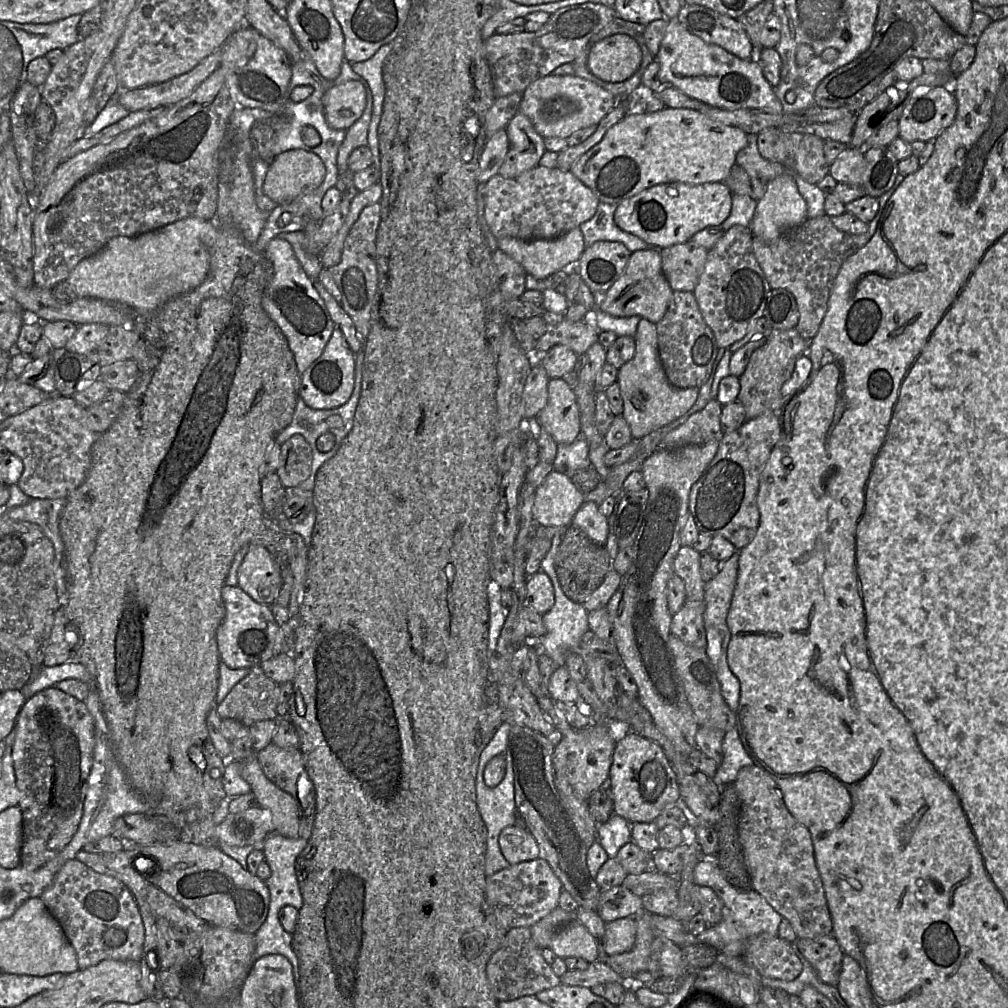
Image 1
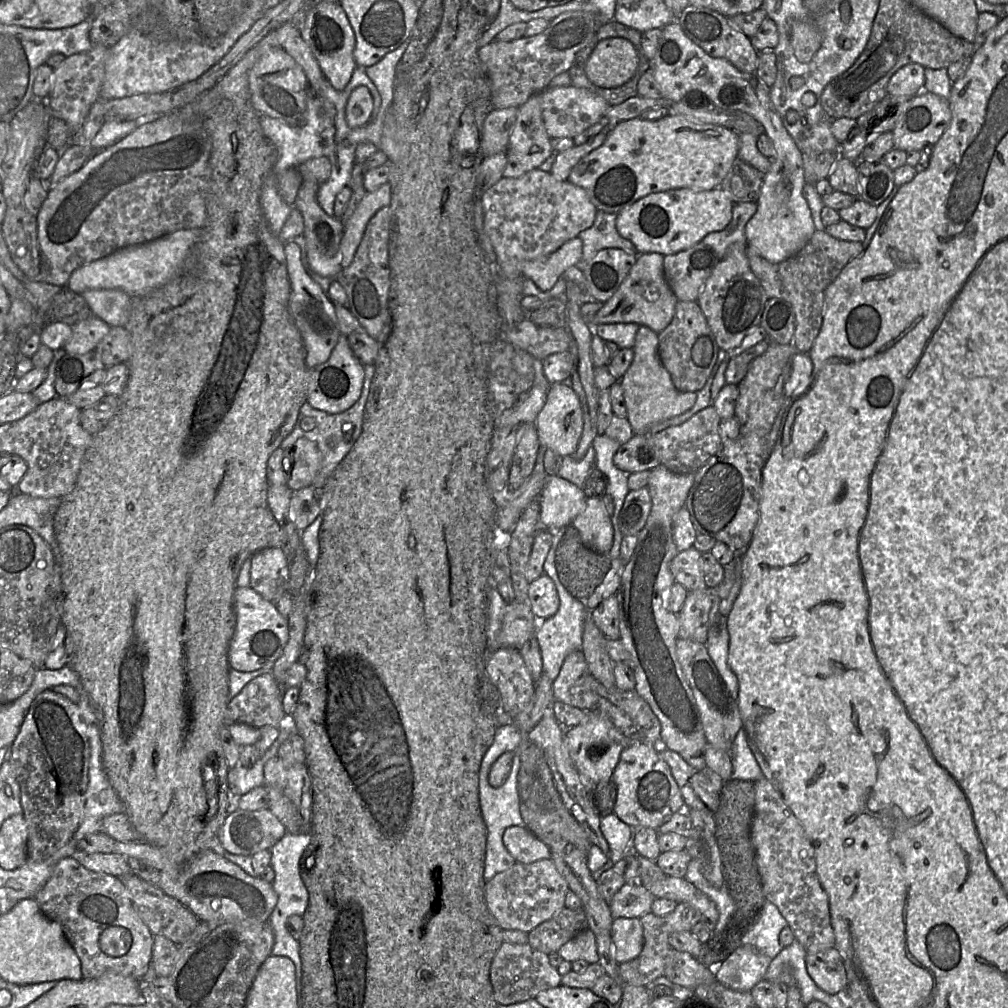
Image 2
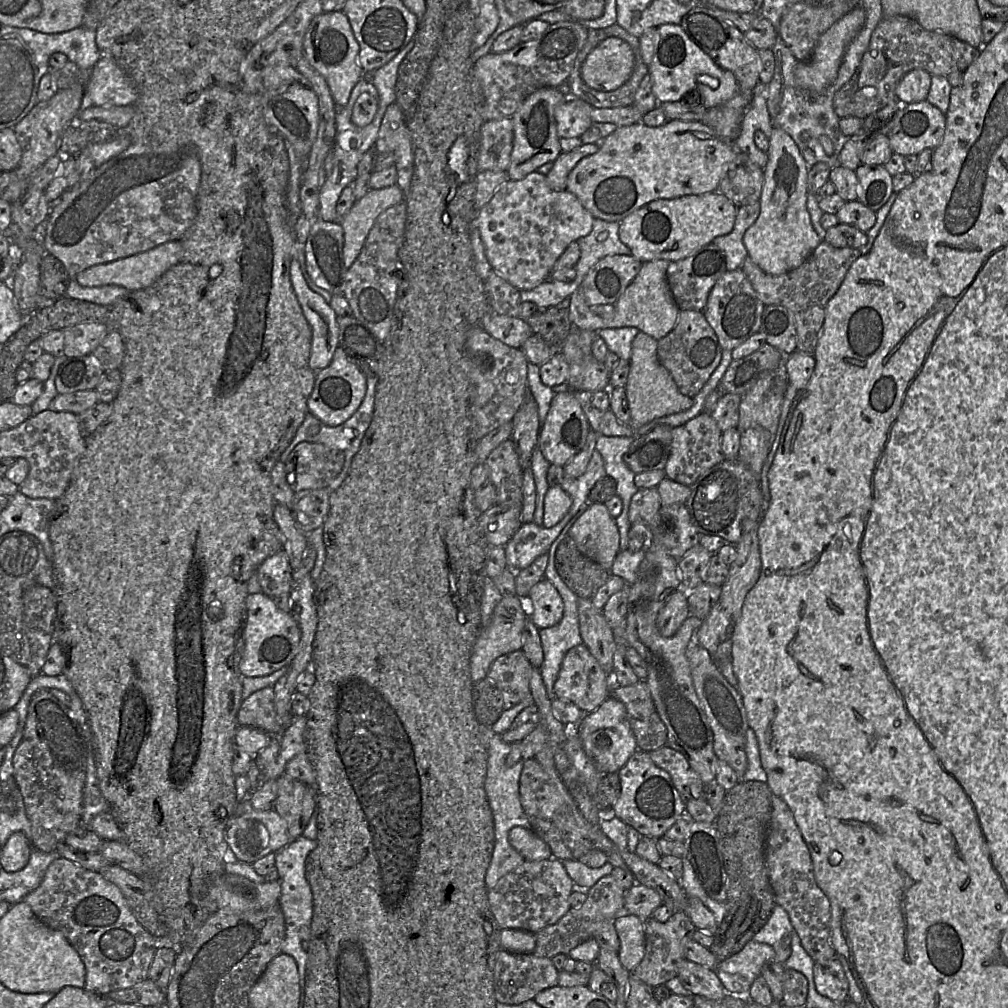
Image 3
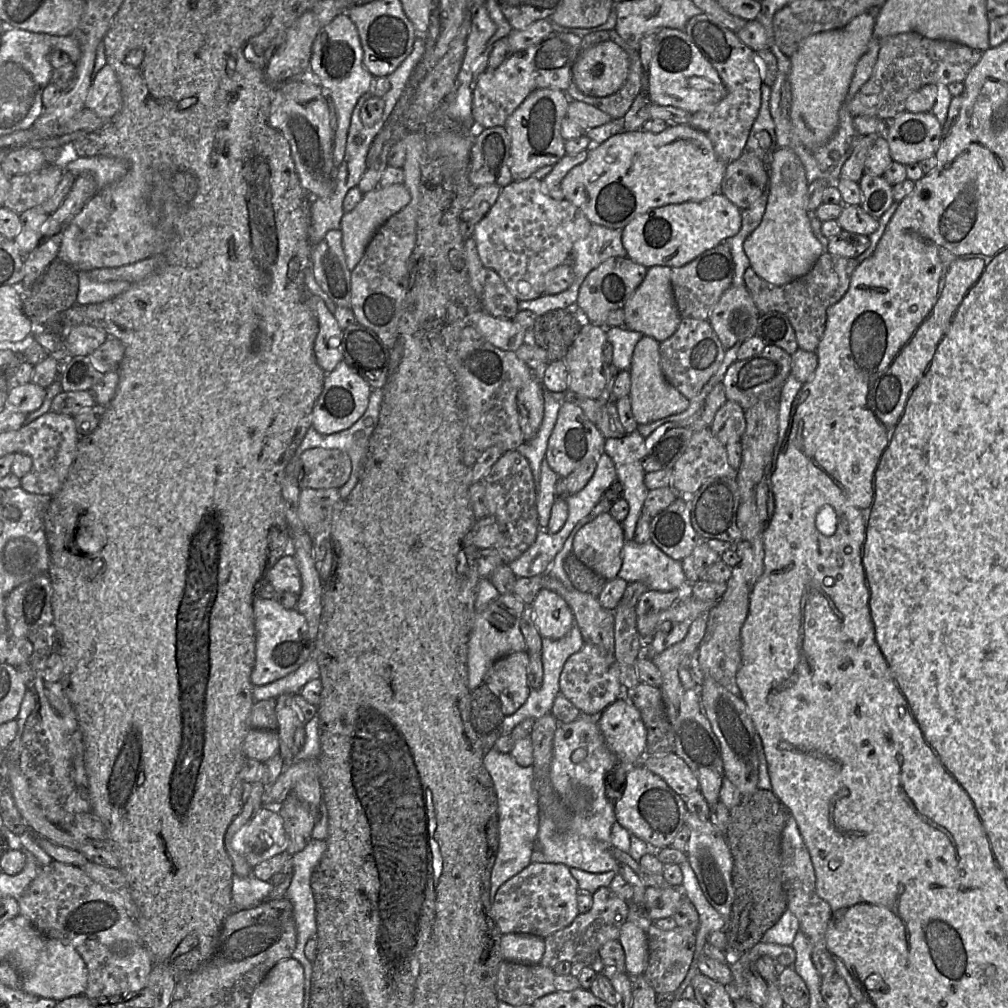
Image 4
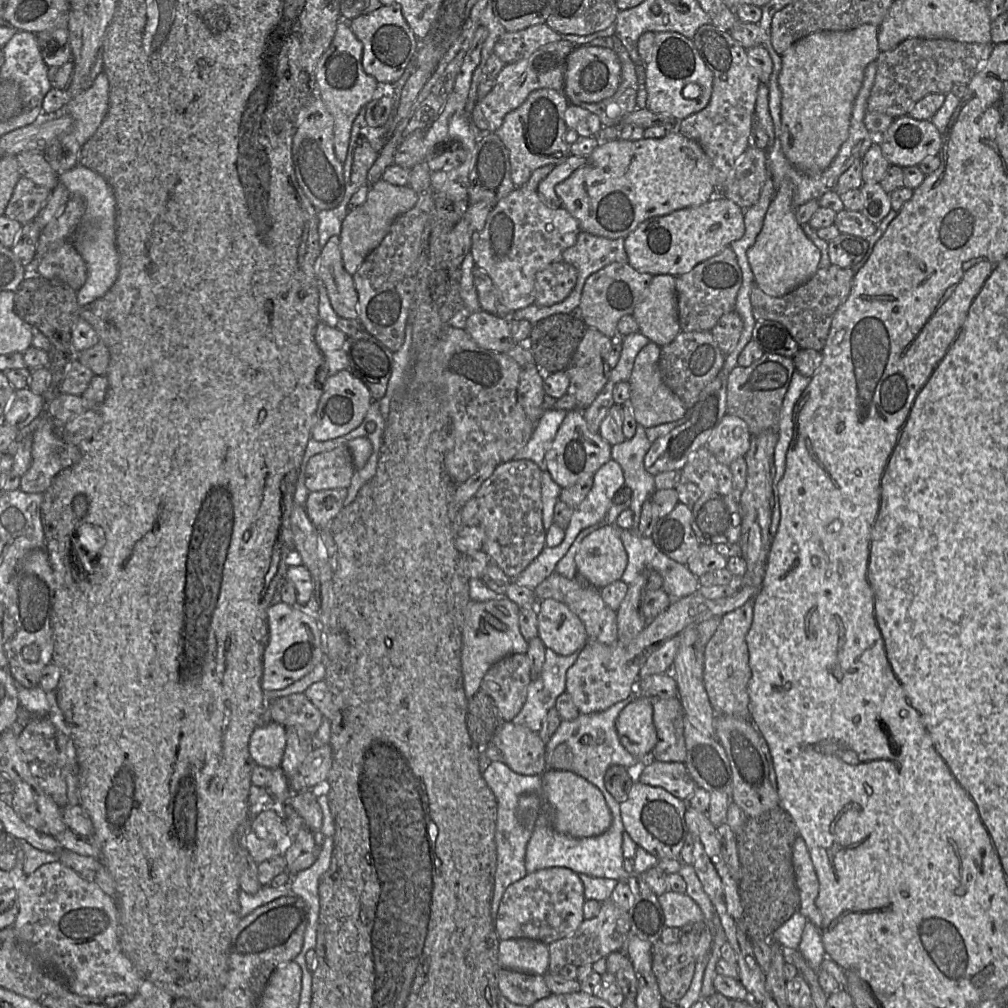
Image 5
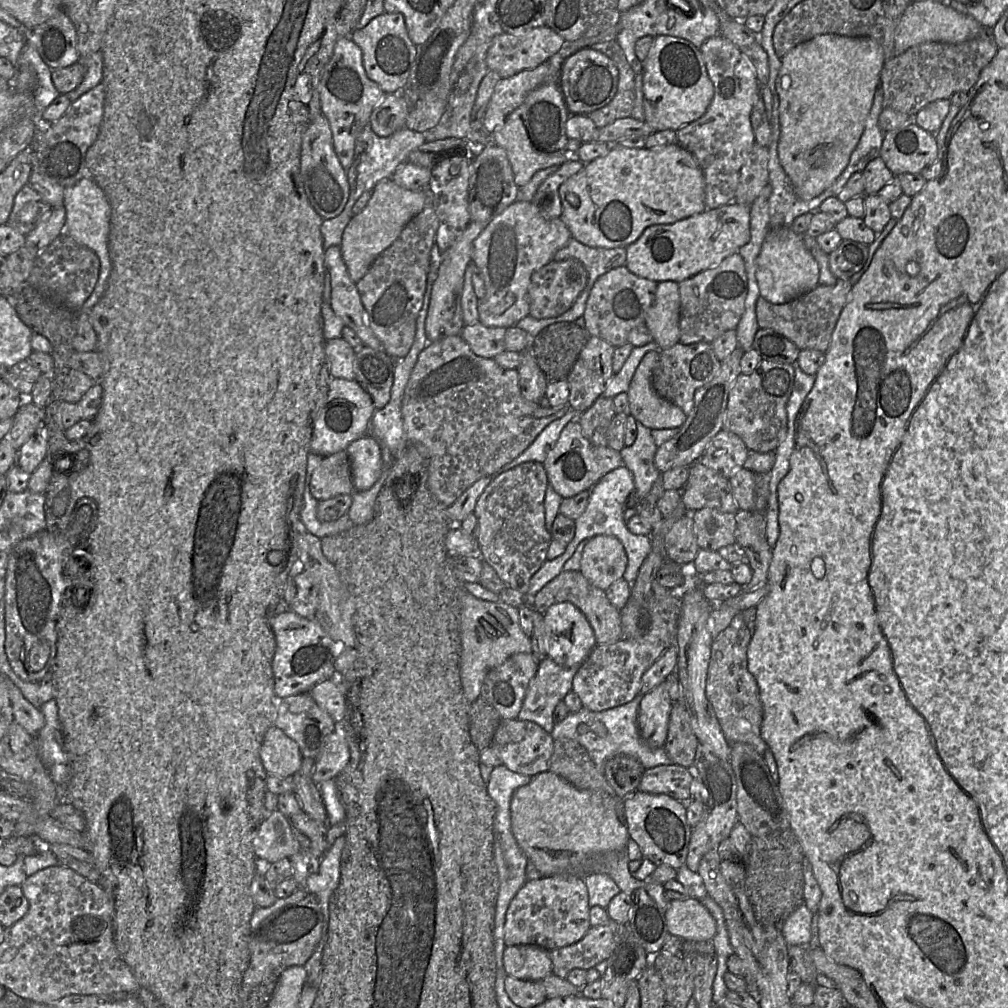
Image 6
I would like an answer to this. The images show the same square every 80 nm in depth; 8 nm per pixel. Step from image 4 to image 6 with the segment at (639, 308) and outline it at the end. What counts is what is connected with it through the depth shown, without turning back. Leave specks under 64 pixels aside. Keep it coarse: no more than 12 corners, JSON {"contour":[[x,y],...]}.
{"contour":[[658,282],[645,325],[662,349],[679,342],[677,282]]}

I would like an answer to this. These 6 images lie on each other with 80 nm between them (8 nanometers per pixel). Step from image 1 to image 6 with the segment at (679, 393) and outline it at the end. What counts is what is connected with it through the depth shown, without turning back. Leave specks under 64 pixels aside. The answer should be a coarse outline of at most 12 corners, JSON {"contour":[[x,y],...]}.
{"contour":[[658,351],[647,352],[628,390],[629,413],[650,429],[680,428],[681,408],[652,385]]}

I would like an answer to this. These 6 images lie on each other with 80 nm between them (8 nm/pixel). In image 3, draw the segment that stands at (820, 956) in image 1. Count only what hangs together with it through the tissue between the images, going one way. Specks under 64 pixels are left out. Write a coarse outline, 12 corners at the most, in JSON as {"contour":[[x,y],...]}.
{"contour":[[837,958],[814,963],[815,987],[840,1004],[849,984]]}

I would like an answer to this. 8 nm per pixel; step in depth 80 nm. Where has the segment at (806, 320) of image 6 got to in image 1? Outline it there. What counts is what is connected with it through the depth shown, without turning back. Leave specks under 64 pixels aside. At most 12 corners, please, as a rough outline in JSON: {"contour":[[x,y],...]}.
{"contour":[[826,214],[772,243],[753,237],[771,289],[795,297],[795,328],[819,330],[842,264],[870,239]]}

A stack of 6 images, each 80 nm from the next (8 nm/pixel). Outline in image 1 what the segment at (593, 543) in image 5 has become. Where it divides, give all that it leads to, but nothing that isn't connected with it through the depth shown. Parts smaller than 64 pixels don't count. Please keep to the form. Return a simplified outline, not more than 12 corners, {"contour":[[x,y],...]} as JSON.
{"contour":[[584,501],[572,523],[599,545],[608,538],[608,518]]}

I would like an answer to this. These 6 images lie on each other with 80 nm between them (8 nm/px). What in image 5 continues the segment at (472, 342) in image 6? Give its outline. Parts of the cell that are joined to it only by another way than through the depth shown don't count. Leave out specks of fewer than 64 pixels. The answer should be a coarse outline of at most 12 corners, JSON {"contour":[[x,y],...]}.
{"contour":[[479,308],[463,326],[480,347],[506,353],[516,344],[508,317]]}

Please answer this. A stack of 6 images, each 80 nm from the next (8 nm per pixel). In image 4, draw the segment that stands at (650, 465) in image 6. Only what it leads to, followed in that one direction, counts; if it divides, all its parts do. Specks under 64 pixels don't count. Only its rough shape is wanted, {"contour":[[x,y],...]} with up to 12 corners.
{"contour":[[636,429],[605,439],[629,513],[621,527],[632,540],[649,492],[641,464],[645,437]]}

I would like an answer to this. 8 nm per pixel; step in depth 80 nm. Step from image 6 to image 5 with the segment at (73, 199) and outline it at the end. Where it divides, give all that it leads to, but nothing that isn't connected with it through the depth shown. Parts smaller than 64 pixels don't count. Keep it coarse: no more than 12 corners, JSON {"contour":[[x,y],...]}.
{"contour":[[78,164],[59,175],[83,198],[74,243],[87,265],[79,305],[101,298],[119,274],[116,198]]}

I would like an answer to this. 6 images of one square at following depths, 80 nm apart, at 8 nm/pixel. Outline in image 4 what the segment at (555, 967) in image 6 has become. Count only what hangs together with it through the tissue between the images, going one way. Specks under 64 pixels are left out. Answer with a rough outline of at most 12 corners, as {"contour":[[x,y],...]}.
{"contour":[[610,887],[588,912],[544,938],[541,965],[595,959],[619,939],[629,903]]}

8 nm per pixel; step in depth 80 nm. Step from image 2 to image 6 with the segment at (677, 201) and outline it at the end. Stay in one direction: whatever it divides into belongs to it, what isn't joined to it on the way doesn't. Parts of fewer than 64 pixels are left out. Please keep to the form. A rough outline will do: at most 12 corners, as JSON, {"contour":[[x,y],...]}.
{"contour":[[732,202],[655,224],[626,267],[677,283],[750,241],[750,206]]}

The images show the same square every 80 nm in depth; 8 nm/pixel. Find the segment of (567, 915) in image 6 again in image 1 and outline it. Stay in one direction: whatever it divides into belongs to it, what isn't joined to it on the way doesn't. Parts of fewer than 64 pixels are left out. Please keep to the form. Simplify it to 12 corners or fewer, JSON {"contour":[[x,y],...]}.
{"contour":[[541,856],[486,877],[505,929],[532,927],[563,886]]}

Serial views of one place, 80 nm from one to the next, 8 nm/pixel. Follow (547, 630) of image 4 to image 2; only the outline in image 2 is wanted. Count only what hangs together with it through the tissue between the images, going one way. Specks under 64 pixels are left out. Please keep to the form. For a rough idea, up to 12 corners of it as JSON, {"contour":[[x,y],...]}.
{"contour":[[543,574],[528,586],[527,601],[538,621],[560,605],[553,581]]}

